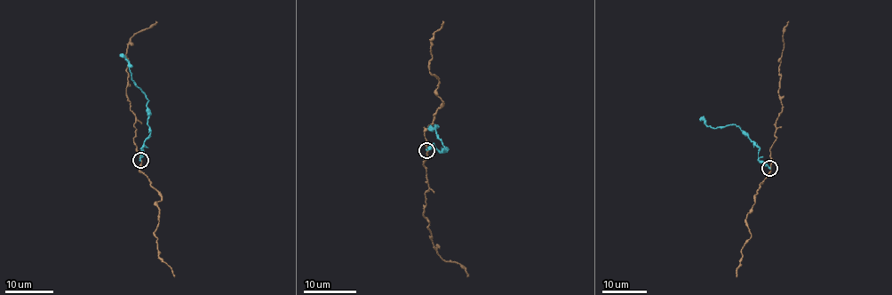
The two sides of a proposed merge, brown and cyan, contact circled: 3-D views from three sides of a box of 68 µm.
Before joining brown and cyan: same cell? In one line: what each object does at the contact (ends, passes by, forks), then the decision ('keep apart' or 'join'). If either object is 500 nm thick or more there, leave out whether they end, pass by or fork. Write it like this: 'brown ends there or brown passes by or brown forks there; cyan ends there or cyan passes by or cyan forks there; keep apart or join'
brown passes by; cyan ends there; keep apart

